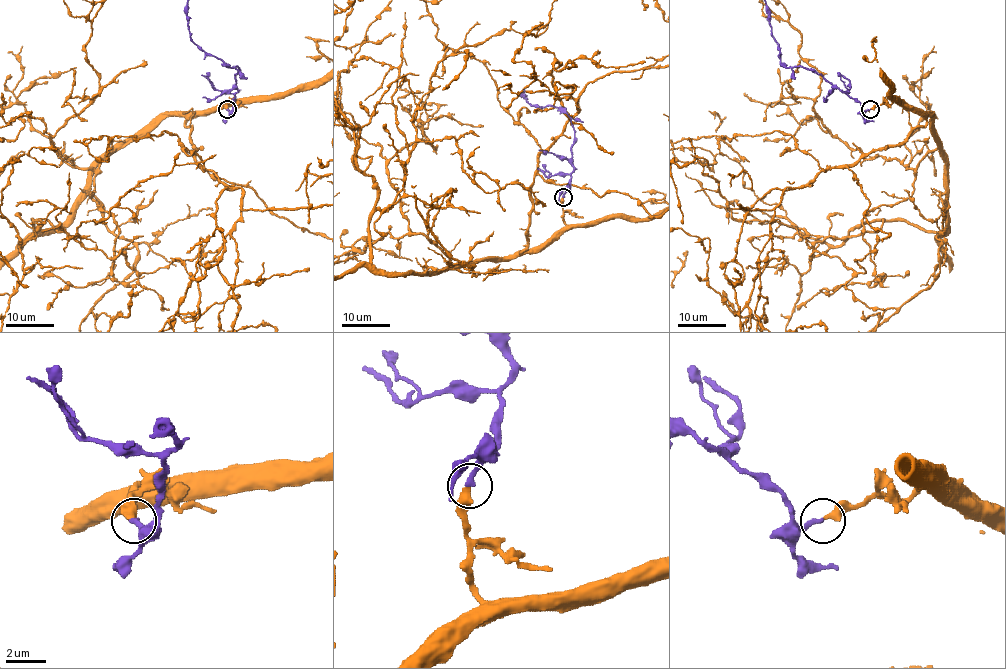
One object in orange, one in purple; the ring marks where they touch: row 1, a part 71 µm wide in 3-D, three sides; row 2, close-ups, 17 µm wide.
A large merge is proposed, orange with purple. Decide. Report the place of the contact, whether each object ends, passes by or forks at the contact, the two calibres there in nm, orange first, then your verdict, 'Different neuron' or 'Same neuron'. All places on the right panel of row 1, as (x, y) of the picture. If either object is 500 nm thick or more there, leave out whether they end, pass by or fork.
Place: (870, 109). At the ring orange ends. At the ring purple ends. Thickness 400 nm (orange) against 240 nm. Same neuron

